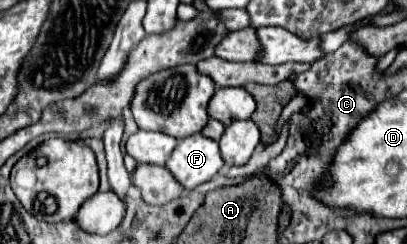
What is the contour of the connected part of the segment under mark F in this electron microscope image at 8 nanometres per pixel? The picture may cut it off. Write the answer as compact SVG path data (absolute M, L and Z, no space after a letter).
M193 134L177 142L177 148L165 166L185 190L193 190L211 180L223 168L223 158L217 142L201 134Z

